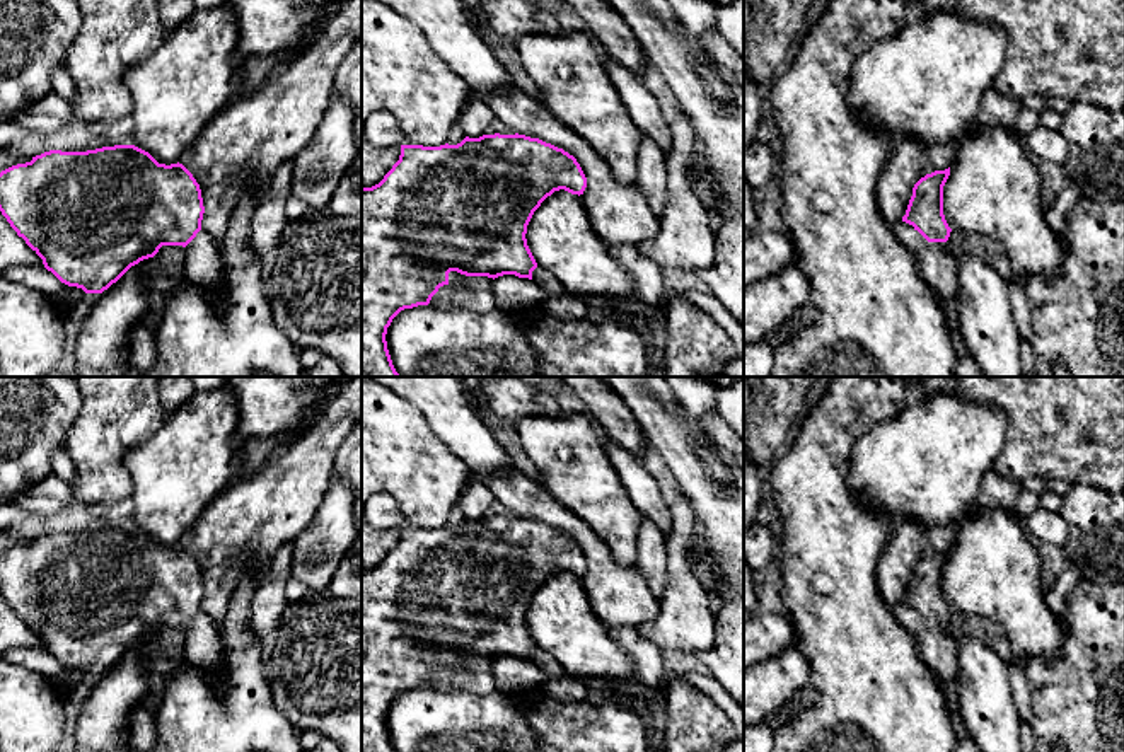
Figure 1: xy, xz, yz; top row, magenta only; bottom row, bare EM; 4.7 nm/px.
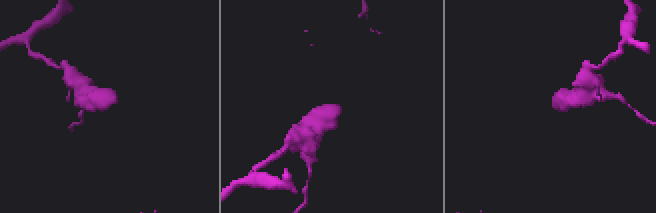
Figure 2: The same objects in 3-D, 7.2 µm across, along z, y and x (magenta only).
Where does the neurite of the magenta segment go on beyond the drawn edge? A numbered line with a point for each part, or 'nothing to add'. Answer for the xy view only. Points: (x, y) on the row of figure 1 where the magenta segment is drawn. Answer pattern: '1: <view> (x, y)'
1: xy (203, 266)

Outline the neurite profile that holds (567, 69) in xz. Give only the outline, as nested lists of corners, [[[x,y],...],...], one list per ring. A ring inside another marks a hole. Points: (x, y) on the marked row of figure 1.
[[[529,34],[515,44],[524,70],[536,82],[553,118],[582,136],[611,167],[617,182],[634,184],[645,135],[621,102],[592,36]]]

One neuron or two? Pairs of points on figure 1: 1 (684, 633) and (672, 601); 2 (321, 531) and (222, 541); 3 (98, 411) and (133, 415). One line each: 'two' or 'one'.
1: one
2: two
3: one

